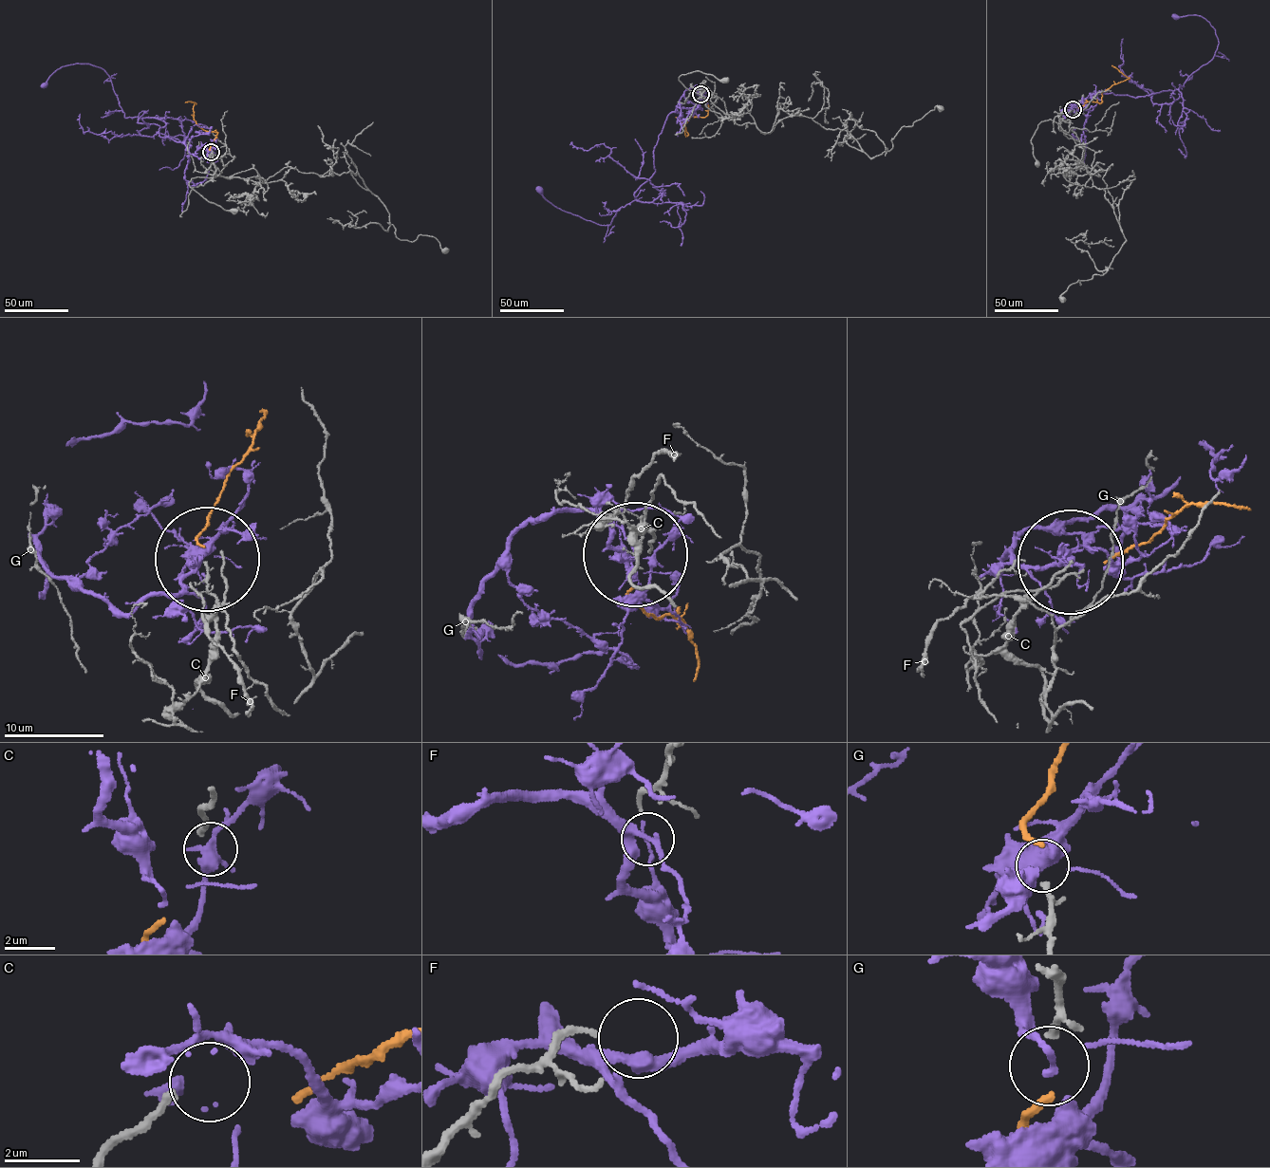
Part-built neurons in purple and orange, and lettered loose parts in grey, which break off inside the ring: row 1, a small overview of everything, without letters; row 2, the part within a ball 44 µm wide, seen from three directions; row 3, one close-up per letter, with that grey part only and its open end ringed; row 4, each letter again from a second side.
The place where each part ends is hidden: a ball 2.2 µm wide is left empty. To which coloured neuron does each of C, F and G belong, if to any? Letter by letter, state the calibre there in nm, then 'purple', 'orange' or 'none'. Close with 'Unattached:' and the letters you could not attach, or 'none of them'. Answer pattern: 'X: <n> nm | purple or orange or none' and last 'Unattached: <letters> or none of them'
C: 220 nm | none
F: 160 nm | none
G: 140 nm | orange
Unattached: C, F

